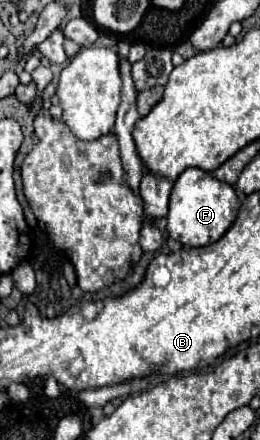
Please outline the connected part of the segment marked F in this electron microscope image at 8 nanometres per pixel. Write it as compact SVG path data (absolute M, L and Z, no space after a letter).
M190 167L176 181L170 193L168 233L186 247L204 247L218 241L234 223L240 203L232 185L214 179L210 173Z

